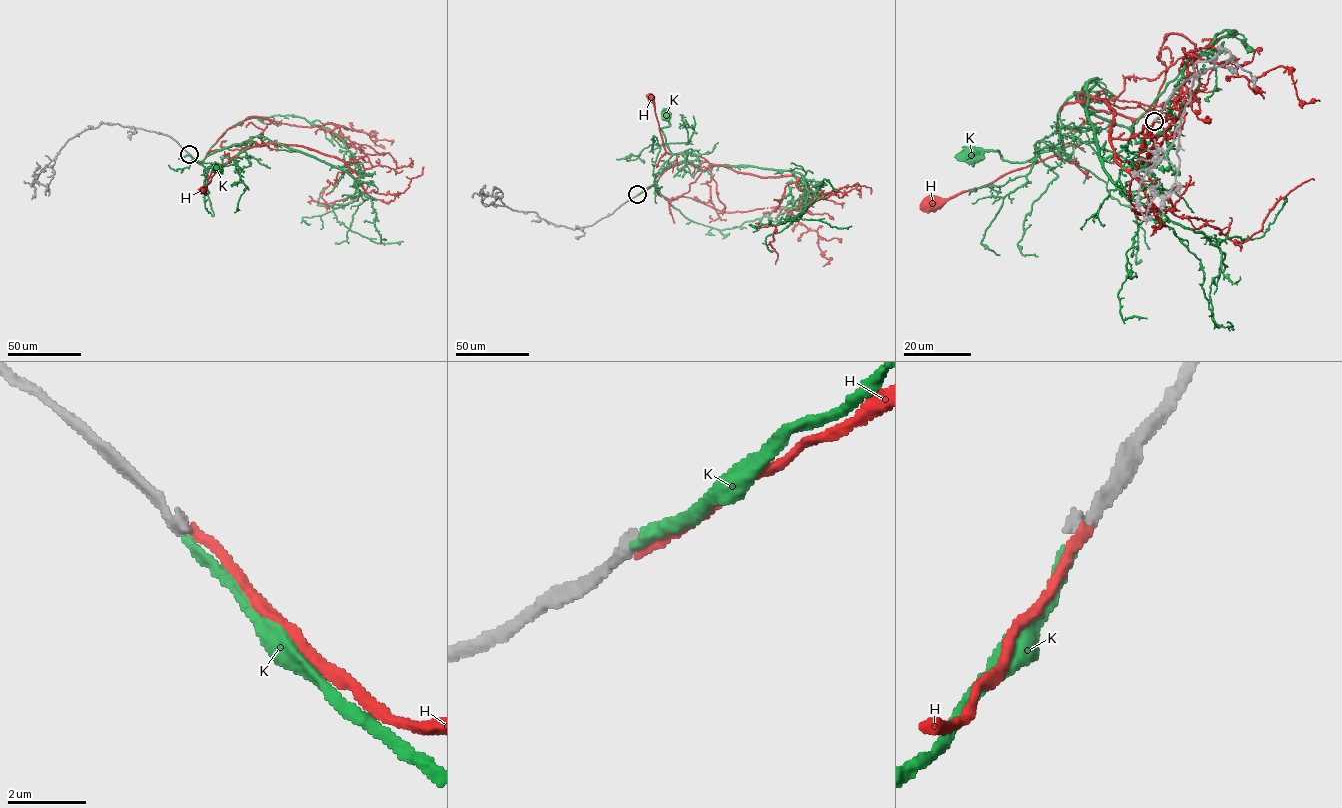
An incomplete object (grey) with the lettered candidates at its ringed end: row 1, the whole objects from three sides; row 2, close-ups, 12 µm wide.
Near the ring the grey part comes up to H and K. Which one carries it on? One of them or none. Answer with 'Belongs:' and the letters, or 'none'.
Belongs: K

